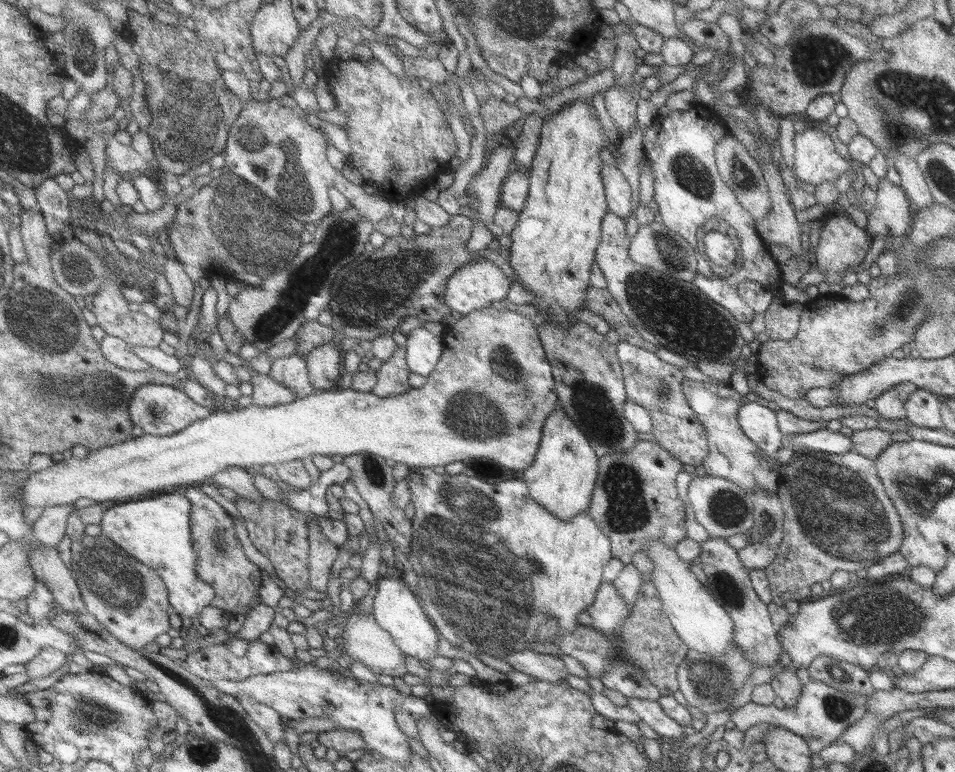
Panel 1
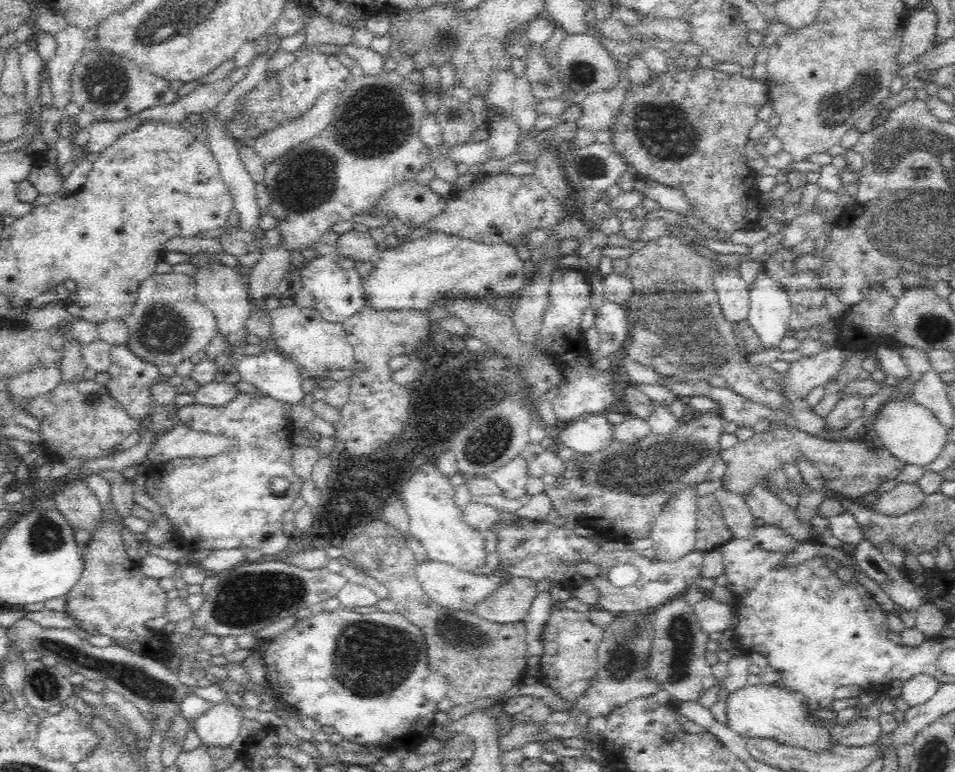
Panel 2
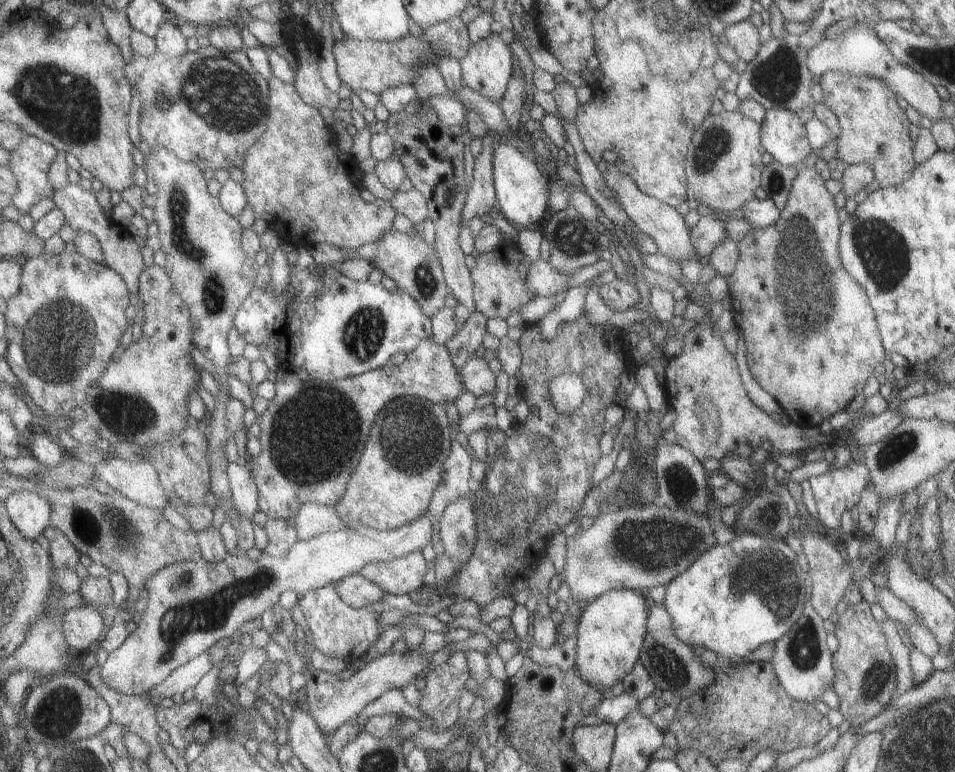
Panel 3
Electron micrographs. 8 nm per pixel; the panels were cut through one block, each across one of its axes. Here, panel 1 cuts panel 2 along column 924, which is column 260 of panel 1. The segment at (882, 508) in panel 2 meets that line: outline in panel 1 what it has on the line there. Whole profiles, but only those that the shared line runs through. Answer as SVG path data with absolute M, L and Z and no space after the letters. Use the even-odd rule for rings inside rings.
M230 467L213 476L212 483L217 486L224 486L234 490L239 496L254 500L268 499L260 493L256 485L256 478L253 471L240 467Z

